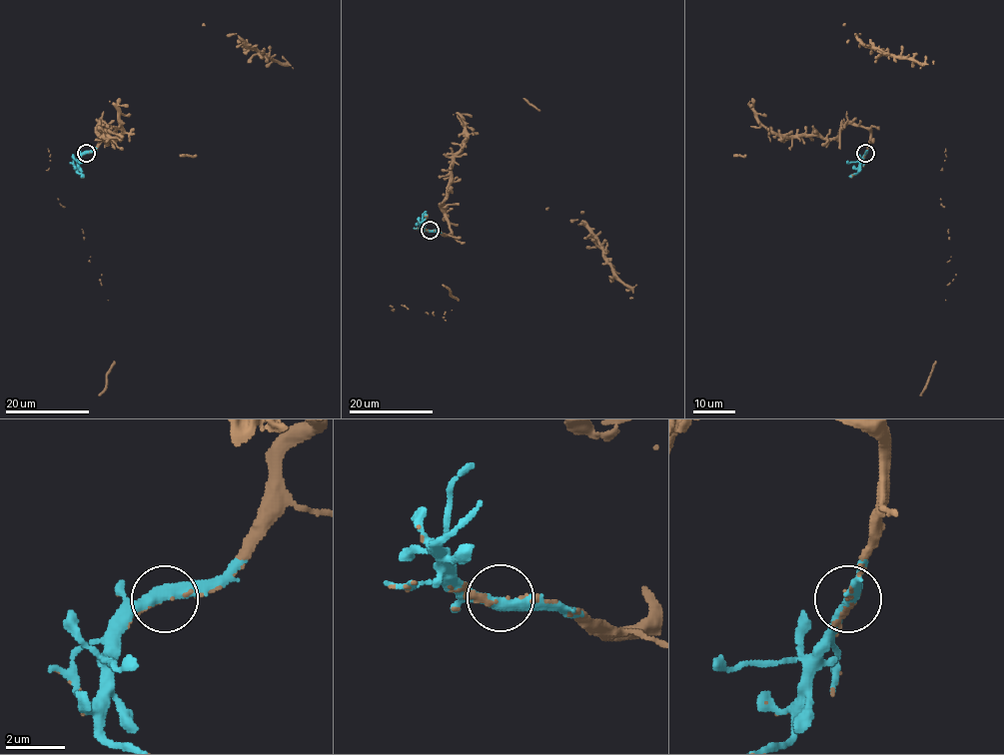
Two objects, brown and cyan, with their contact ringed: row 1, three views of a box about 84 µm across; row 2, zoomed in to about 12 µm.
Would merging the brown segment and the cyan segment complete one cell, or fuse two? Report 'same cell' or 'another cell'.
same cell

